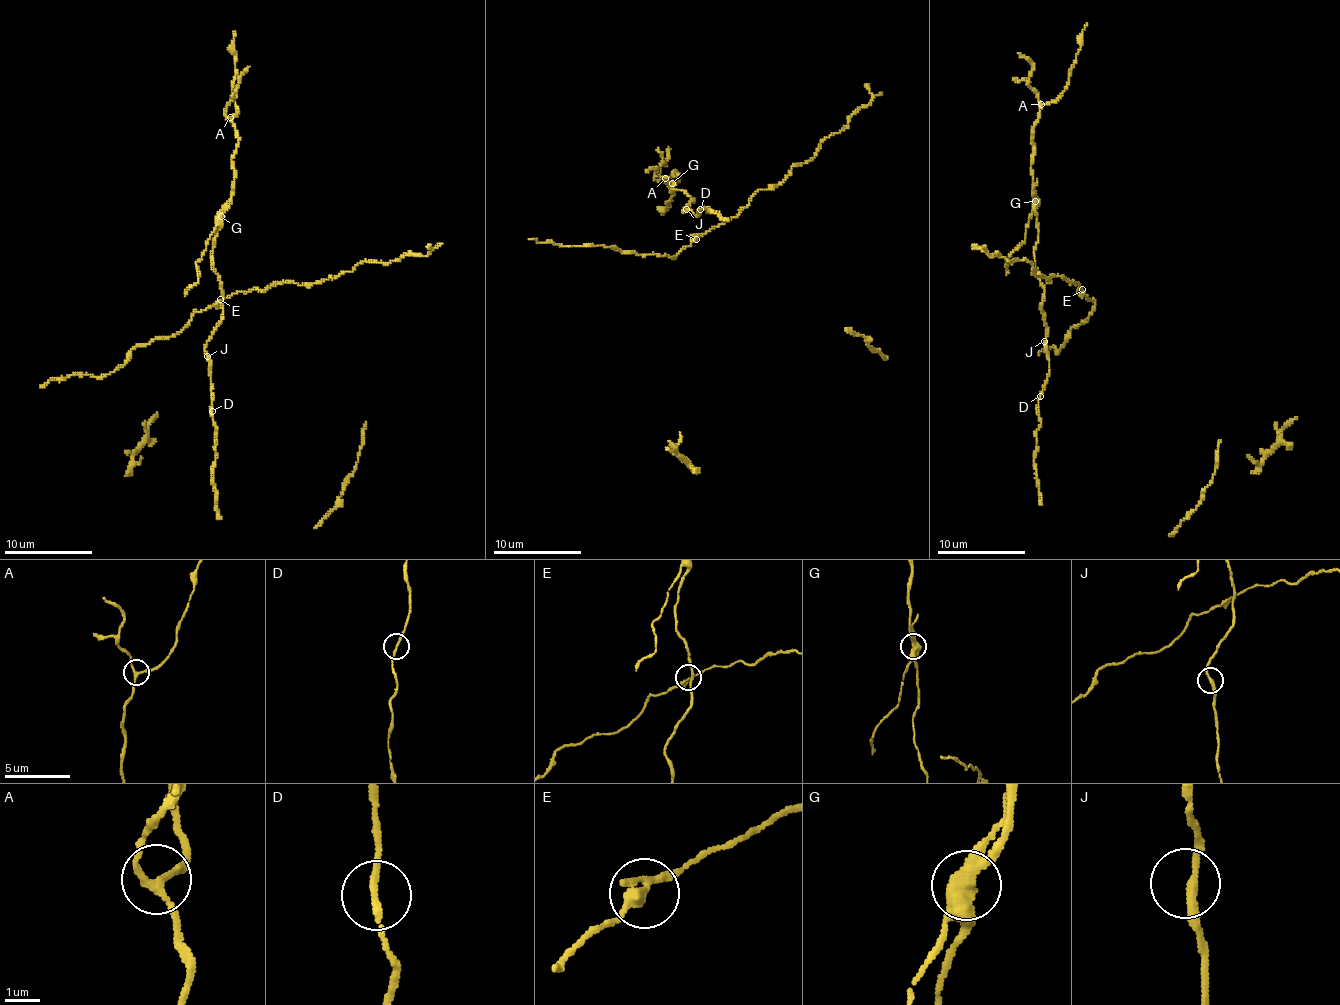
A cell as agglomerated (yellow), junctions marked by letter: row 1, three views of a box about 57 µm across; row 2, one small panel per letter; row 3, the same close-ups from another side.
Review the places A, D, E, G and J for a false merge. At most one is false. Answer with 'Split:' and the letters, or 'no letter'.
Split: G

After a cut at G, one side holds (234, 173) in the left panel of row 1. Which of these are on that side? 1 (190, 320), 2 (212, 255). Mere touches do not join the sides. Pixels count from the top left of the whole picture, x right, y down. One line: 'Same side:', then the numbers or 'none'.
Same side: 1, 2

